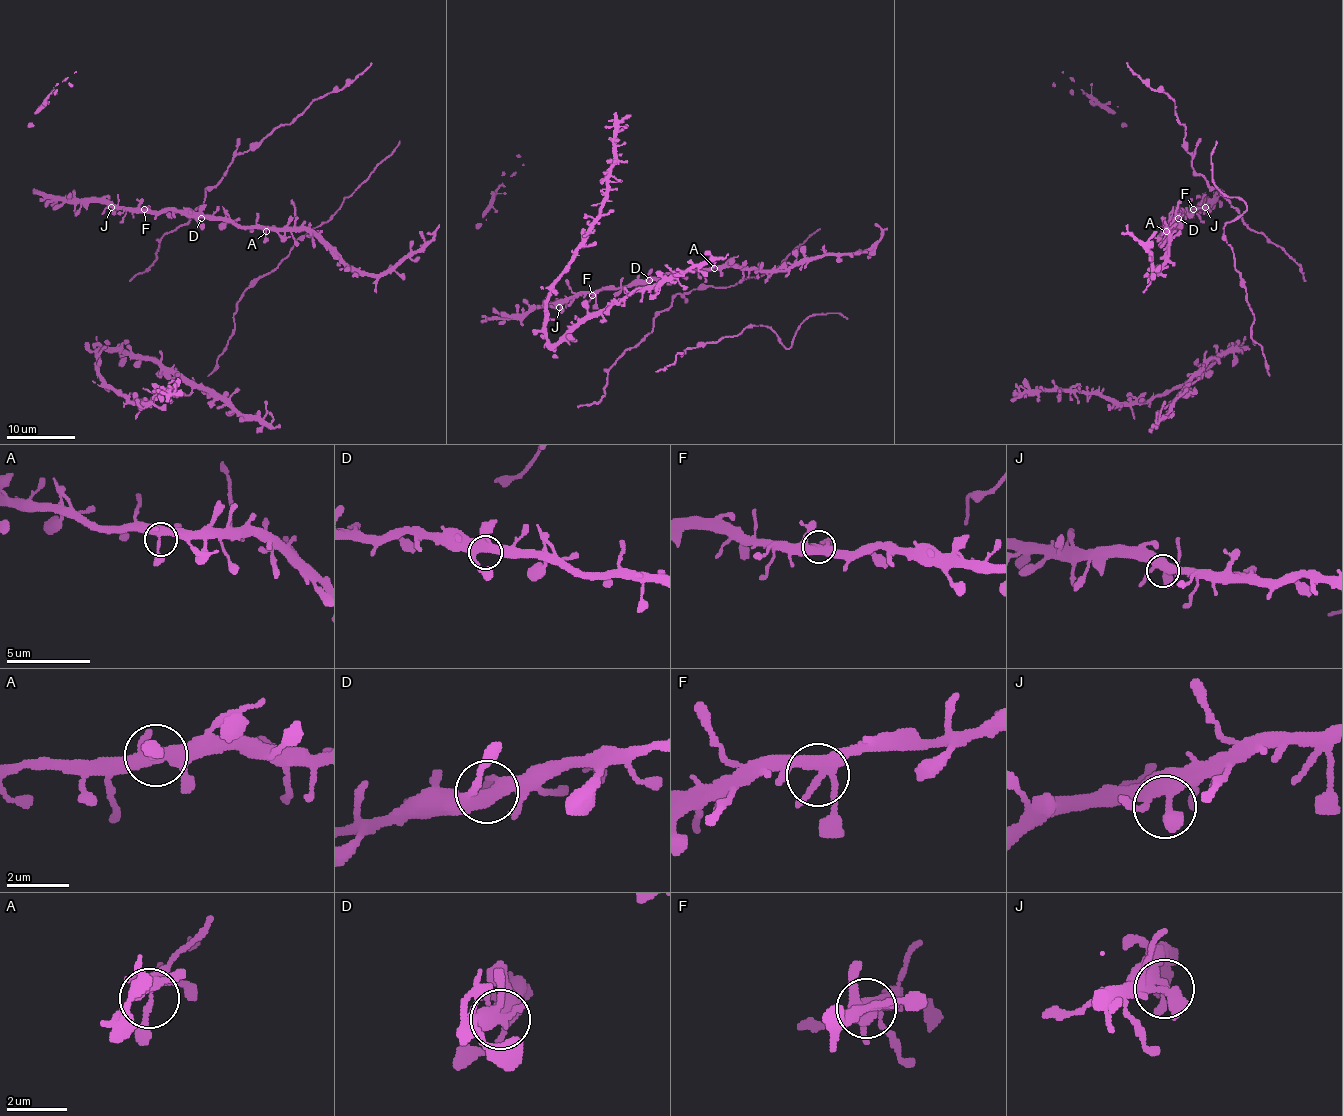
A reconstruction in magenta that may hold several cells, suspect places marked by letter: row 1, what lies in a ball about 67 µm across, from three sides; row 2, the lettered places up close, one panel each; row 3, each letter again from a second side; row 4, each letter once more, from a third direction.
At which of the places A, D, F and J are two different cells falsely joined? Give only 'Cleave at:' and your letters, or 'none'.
Cleave at: none

